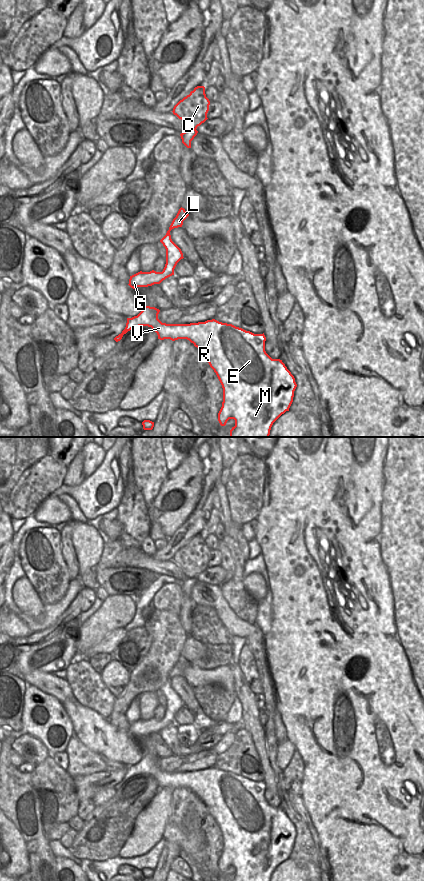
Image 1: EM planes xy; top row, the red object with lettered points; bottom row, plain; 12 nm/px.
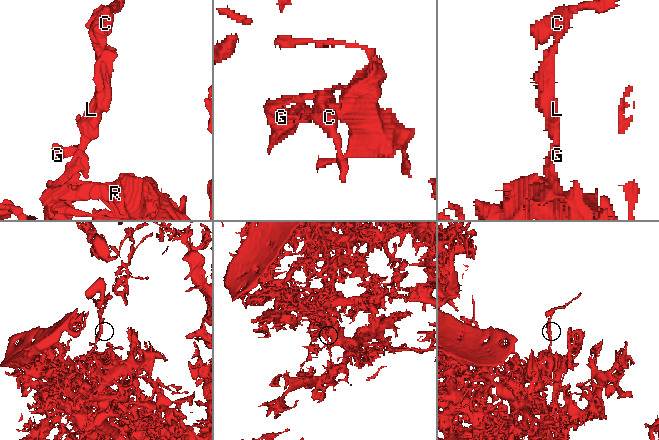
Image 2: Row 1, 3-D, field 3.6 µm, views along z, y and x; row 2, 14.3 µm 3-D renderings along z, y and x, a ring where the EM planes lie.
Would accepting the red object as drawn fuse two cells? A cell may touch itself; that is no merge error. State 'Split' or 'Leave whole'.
Split.

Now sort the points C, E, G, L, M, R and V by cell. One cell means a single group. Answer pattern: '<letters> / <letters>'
C / E G L M R V

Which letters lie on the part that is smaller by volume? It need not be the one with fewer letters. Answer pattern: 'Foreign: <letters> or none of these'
Foreign: C

